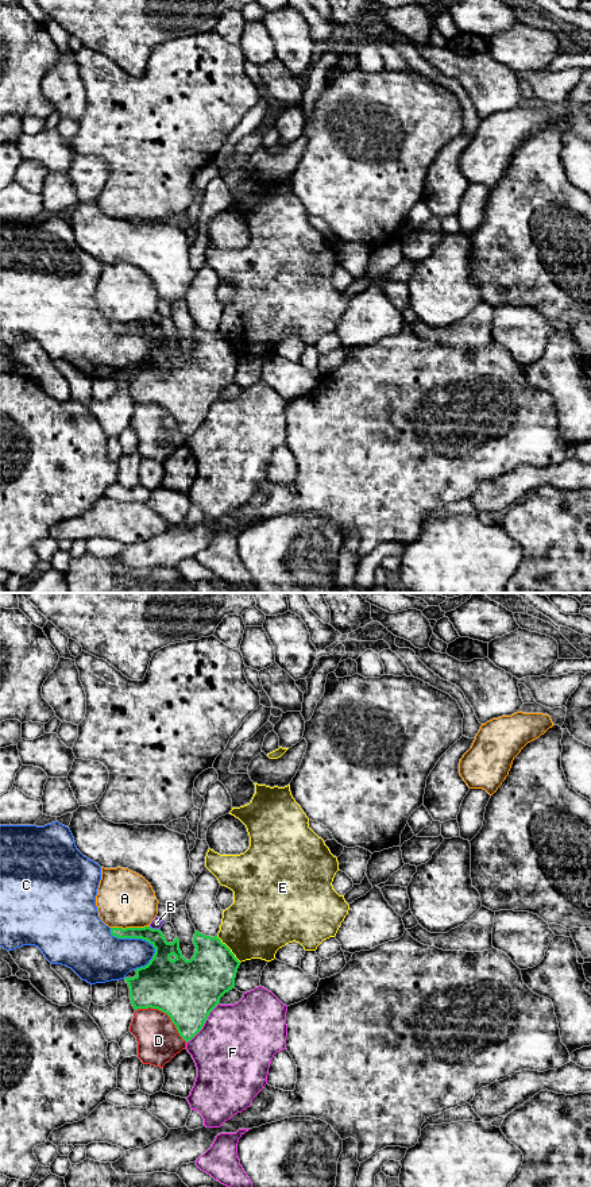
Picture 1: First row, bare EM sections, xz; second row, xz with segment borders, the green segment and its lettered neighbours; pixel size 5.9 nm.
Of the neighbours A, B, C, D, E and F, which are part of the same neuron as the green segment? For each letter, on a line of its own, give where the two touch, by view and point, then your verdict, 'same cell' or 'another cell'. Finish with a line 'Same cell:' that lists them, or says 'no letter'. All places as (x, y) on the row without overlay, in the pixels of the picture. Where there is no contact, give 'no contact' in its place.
A: xz (130, 323) | another cell
B: xz (154, 324) | another cell
C: xz (136, 332) | another cell
D: xz (165, 407) | another cell
E: xz (230, 345) | another cell
F: xz (204, 417) | another cell
Same cell: no letter

